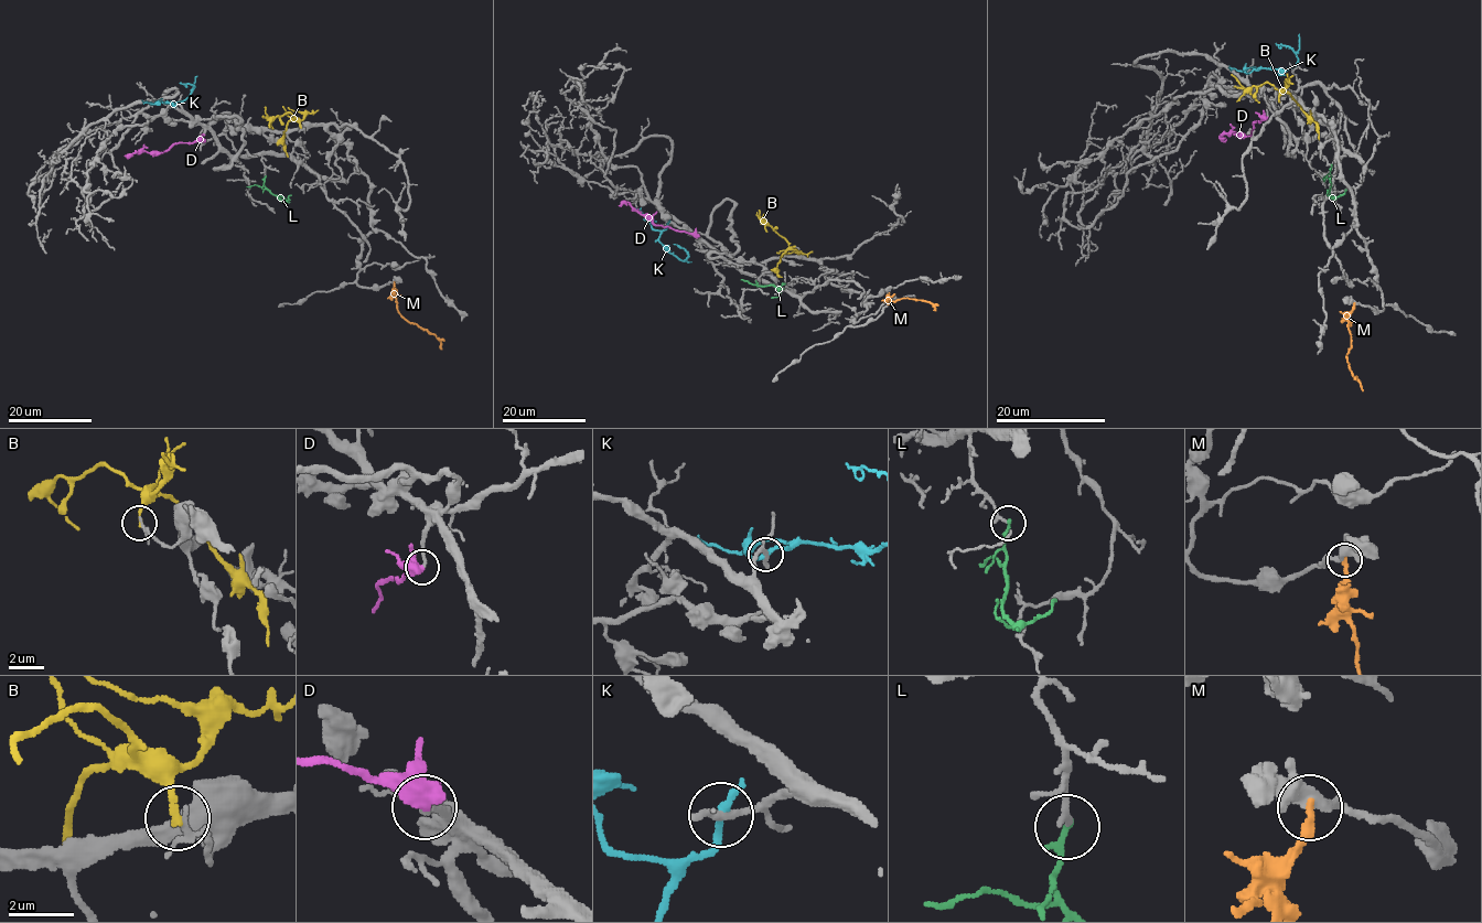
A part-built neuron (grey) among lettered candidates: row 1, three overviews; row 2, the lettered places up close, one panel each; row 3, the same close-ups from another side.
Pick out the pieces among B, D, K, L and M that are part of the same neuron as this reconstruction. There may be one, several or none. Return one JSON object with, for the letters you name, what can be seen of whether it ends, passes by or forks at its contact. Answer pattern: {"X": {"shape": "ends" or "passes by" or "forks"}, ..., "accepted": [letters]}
{"D": {"shape": "passes by"}, "L": {"shape": "ends"}, "accepted": ["D", "L"]}

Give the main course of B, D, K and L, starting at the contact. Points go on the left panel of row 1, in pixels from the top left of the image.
B: (300, 126), (290, 113), (269, 118), (265, 106)
D: (202, 140), (179, 142), (160, 153), (136, 151), (128, 158), (125, 156)
K: (172, 105), (165, 103), (183, 102), (193, 85), (180, 83)
L: (265, 176), (264, 185), (283, 200), (278, 194)

